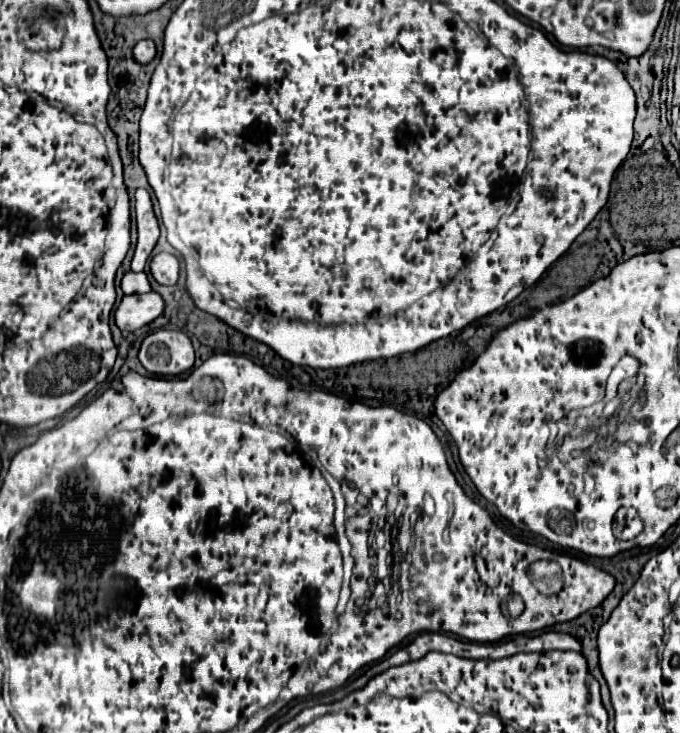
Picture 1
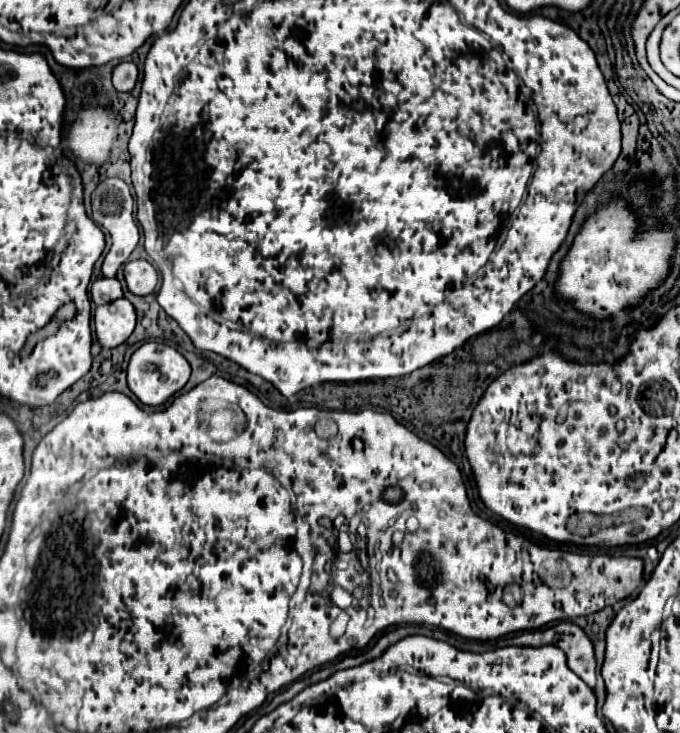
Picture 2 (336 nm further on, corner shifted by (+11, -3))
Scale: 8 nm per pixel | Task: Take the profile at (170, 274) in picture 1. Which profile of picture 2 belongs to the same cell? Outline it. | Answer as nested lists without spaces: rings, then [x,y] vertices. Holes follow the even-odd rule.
[[[128,261],[124,265],[124,279],[134,295],[150,295],[158,283],[156,269],[148,261]]]

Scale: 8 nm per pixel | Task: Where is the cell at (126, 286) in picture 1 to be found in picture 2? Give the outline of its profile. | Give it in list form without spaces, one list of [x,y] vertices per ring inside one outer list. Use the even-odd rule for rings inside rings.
[[[102,277],[102,279],[94,281],[94,285],[90,289],[90,295],[92,295],[94,305],[106,305],[106,303],[112,303],[112,301],[122,297],[122,287],[120,287],[118,279]]]

